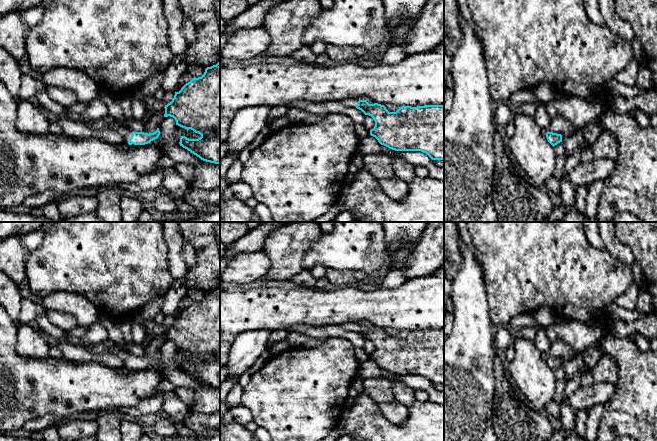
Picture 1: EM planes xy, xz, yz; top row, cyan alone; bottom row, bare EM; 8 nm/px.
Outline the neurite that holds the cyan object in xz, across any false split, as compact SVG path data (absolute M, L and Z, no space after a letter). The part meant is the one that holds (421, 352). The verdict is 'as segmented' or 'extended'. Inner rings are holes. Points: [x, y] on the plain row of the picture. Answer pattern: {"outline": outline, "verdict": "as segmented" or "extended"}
{"outline": "M347 322L340 326L374 343L375 350L370 359L381 369L395 375L421 375L432 384L444 384L444 329L402 330L396 336L389 336L384 329L369 328L364 323Z", "verdict": "extended"}

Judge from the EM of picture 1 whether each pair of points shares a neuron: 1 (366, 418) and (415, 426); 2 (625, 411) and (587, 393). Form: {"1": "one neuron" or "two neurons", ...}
{"1": "one neuron", "2": "two neurons"}

